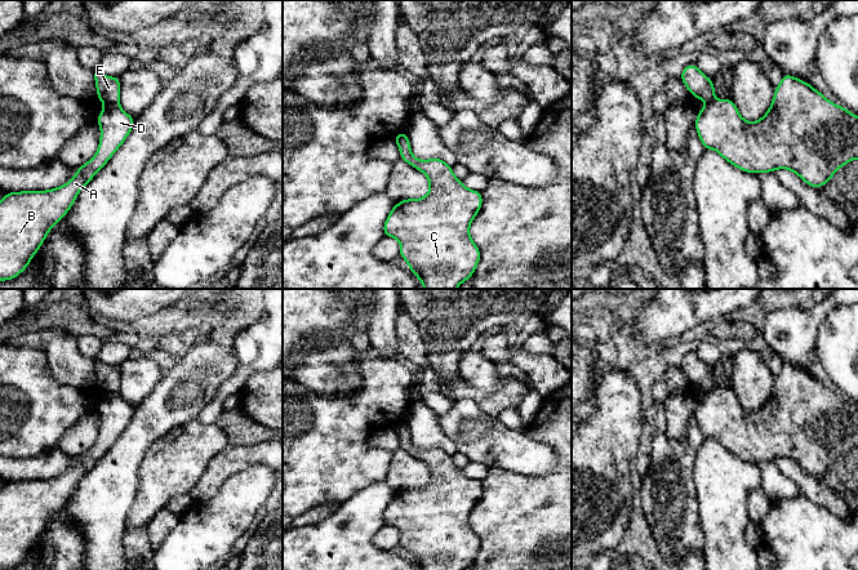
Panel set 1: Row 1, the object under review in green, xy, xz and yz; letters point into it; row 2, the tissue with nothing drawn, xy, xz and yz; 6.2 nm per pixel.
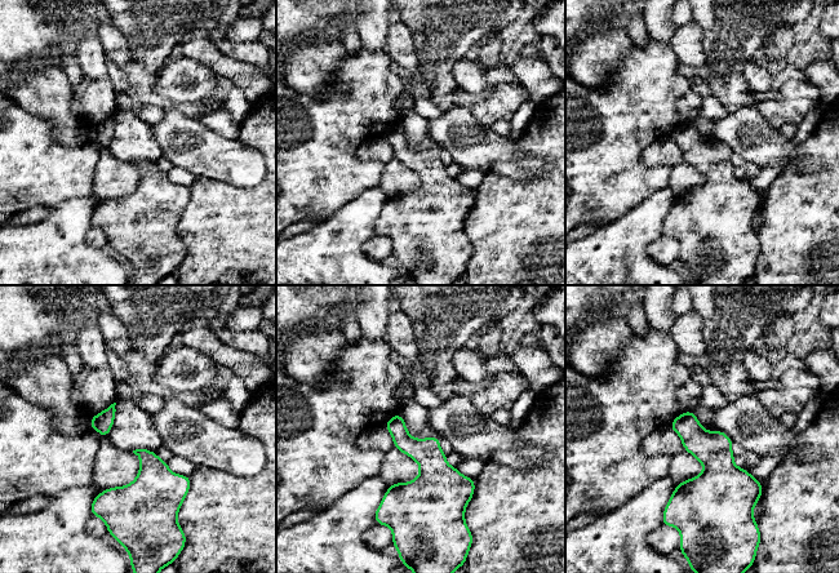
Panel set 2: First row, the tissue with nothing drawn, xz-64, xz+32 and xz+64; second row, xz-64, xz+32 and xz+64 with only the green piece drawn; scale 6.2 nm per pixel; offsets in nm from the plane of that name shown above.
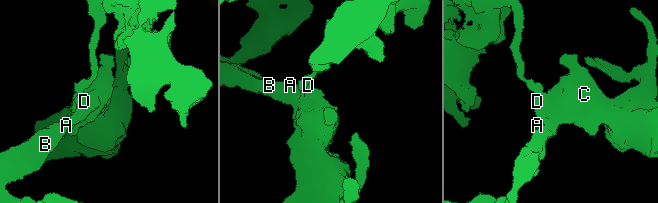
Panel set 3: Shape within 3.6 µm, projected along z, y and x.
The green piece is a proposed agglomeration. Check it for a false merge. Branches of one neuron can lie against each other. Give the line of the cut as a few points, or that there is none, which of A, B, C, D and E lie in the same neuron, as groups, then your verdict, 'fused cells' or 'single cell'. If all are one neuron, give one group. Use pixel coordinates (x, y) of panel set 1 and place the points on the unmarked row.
cut xy (118, 391), (106, 393); groups A B C D / E; fused cells

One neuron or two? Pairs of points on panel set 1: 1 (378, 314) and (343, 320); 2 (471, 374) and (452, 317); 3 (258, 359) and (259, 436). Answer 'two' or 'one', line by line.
1: two
2: two
3: two

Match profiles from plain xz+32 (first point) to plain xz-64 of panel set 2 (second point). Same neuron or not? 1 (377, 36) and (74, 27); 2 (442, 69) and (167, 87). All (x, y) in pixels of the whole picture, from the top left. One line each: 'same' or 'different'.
1: different
2: different

